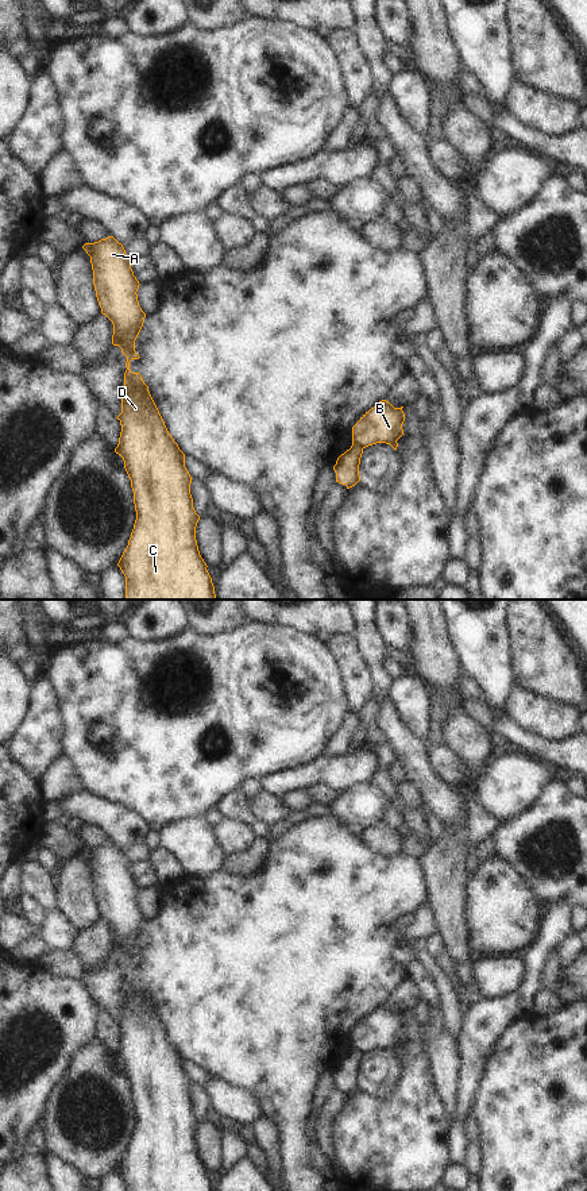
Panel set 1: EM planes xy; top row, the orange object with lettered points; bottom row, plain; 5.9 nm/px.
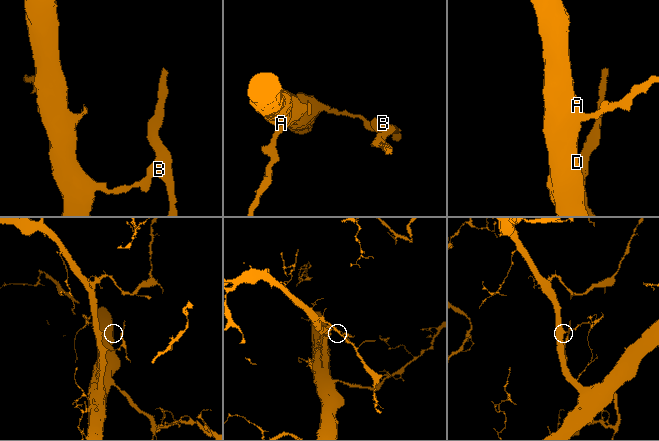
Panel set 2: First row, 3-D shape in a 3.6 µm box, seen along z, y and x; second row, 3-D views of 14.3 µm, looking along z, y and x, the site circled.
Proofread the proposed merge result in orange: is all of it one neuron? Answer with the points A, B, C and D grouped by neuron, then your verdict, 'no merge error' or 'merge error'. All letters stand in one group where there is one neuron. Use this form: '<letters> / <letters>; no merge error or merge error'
A C D / B; merge error

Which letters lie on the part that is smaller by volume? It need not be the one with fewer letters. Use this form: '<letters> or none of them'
B

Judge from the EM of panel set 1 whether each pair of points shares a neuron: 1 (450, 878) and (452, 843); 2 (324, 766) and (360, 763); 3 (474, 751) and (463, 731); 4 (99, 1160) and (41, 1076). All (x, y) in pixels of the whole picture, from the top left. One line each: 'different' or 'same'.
1: same
2: same
3: same
4: different

